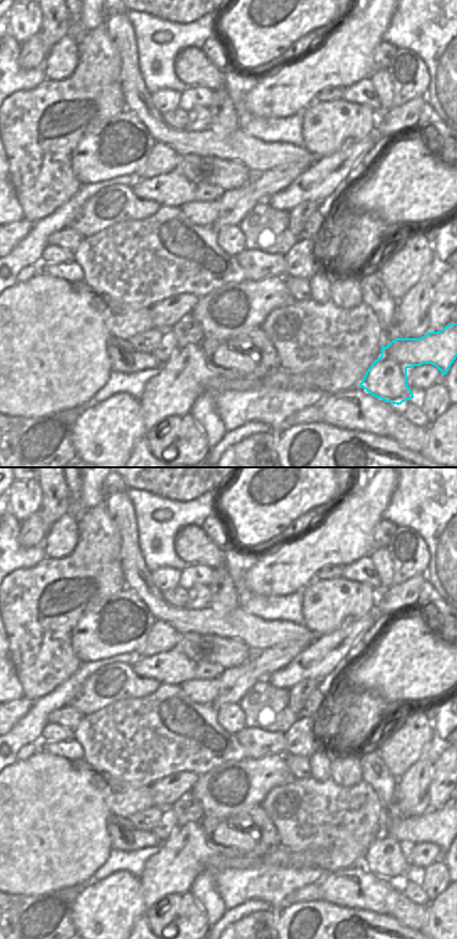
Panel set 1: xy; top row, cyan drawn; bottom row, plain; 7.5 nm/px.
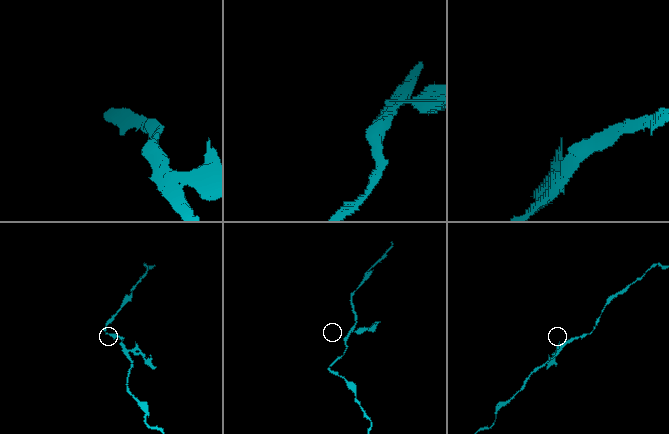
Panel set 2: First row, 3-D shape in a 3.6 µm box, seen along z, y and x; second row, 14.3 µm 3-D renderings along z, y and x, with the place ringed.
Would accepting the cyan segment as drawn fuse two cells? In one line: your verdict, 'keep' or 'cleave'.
cleave

